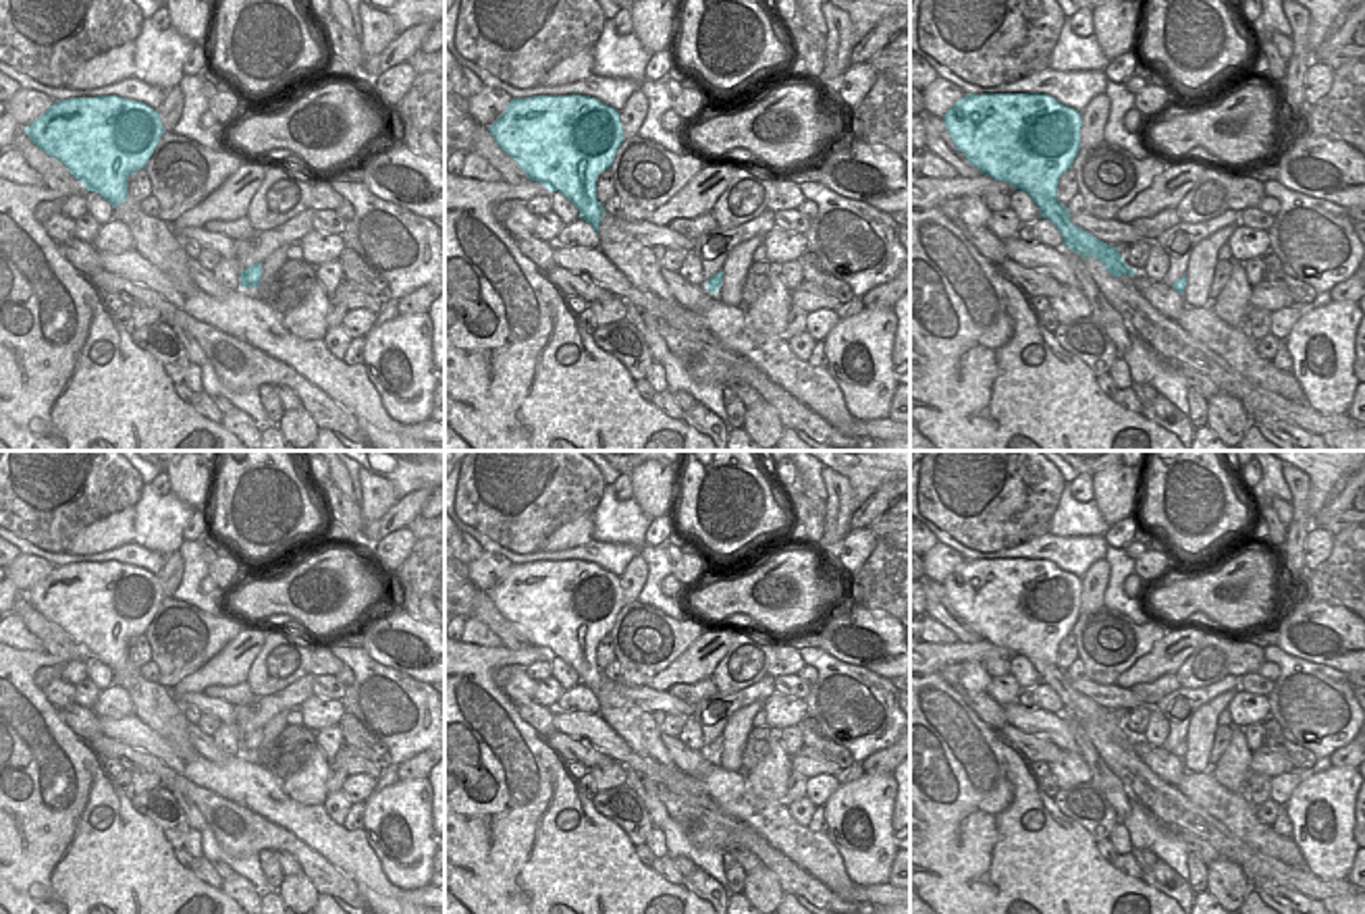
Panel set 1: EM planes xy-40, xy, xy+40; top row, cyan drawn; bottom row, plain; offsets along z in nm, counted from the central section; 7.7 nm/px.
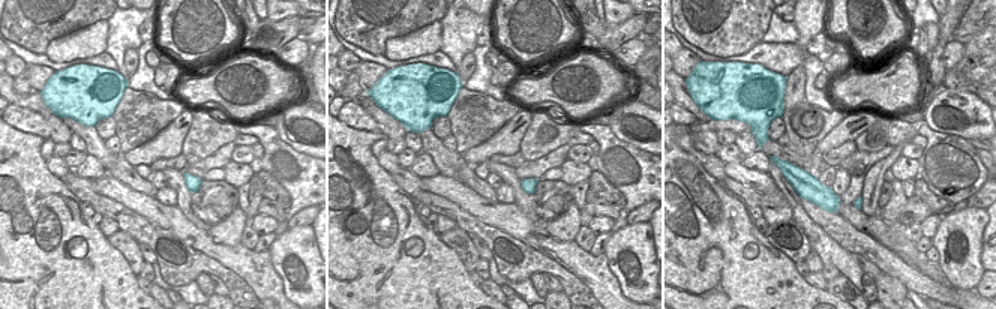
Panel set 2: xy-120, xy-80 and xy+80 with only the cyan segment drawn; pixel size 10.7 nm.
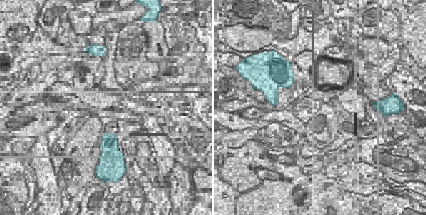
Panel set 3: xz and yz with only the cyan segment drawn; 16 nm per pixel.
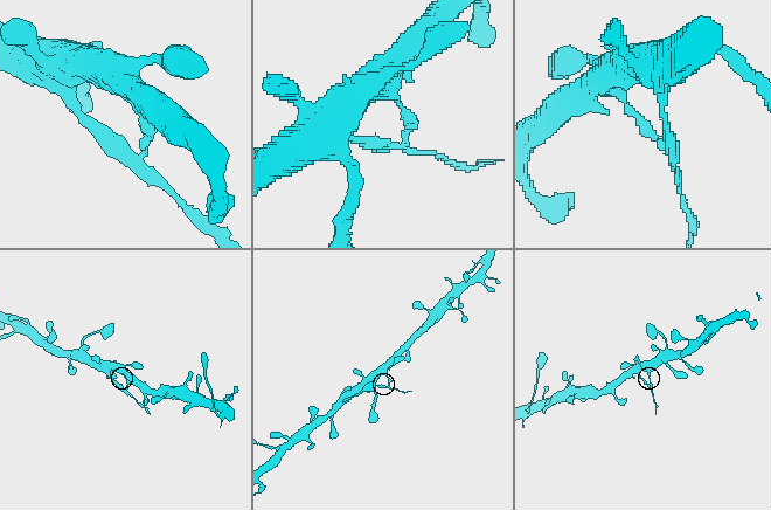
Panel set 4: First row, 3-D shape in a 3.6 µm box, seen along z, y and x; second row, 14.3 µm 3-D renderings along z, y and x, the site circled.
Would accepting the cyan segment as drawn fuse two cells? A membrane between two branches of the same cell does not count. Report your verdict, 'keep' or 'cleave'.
cleave

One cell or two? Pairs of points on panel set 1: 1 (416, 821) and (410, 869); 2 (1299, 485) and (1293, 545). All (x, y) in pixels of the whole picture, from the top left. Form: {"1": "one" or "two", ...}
{"1": "one", "2": "one"}

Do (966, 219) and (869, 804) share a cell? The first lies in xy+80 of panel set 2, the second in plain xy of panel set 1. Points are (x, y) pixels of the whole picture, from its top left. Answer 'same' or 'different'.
same

